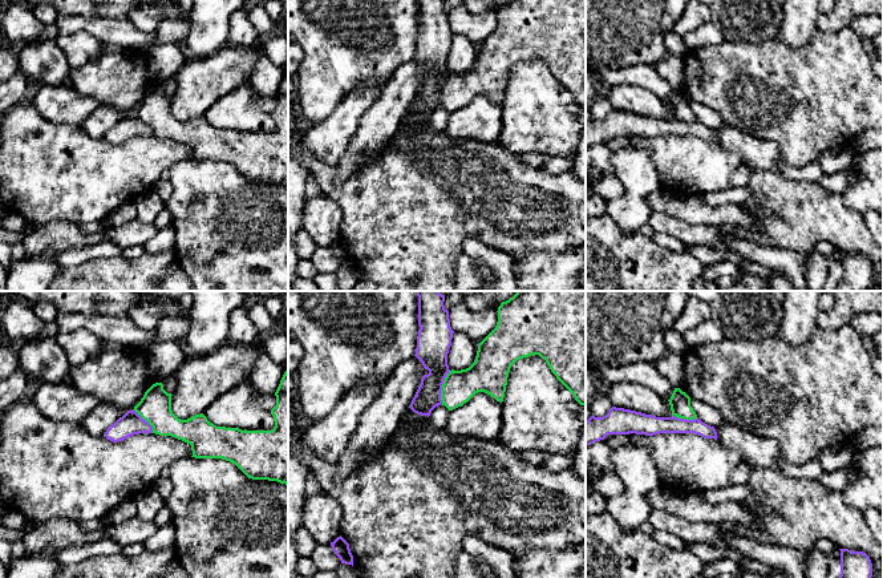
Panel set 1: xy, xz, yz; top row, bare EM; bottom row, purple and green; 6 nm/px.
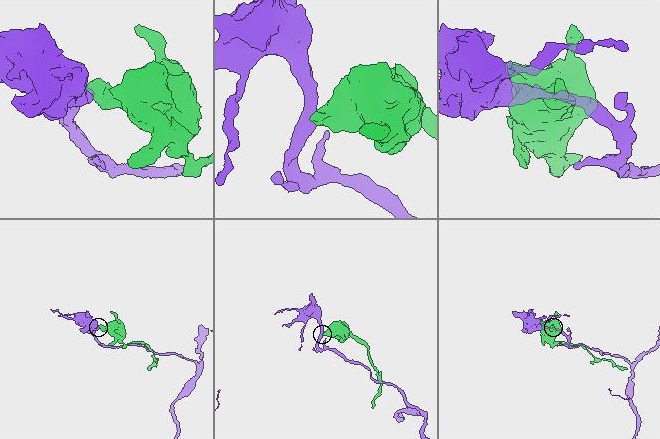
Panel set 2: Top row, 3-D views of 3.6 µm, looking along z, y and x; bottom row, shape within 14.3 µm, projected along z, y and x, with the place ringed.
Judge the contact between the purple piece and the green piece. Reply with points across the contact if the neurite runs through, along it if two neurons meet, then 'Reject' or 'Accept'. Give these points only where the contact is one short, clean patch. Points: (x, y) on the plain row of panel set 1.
Boundary: xz (449, 72), (442, 87), (441, 105). Reject

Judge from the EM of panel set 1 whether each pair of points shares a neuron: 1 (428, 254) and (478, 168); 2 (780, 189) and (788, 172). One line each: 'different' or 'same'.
1: same
2: different

